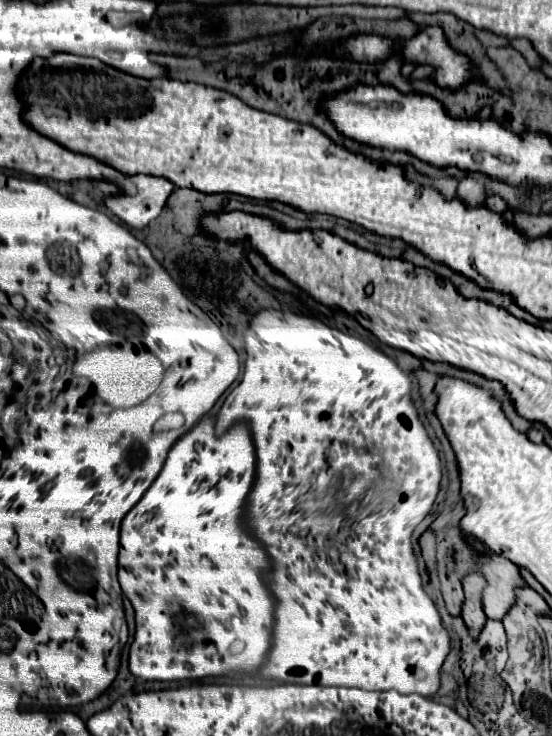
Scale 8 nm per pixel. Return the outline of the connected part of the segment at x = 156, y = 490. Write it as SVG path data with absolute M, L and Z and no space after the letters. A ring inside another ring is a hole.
M206 414L176 442L154 484L128 512L120 528L118 582L134 608L136 632L128 668L142 680L180 682L208 676L256 674L272 648L276 600L266 584L270 556L244 526L244 506L256 480L256 448L248 424L236 422L216 434L216 416Z

